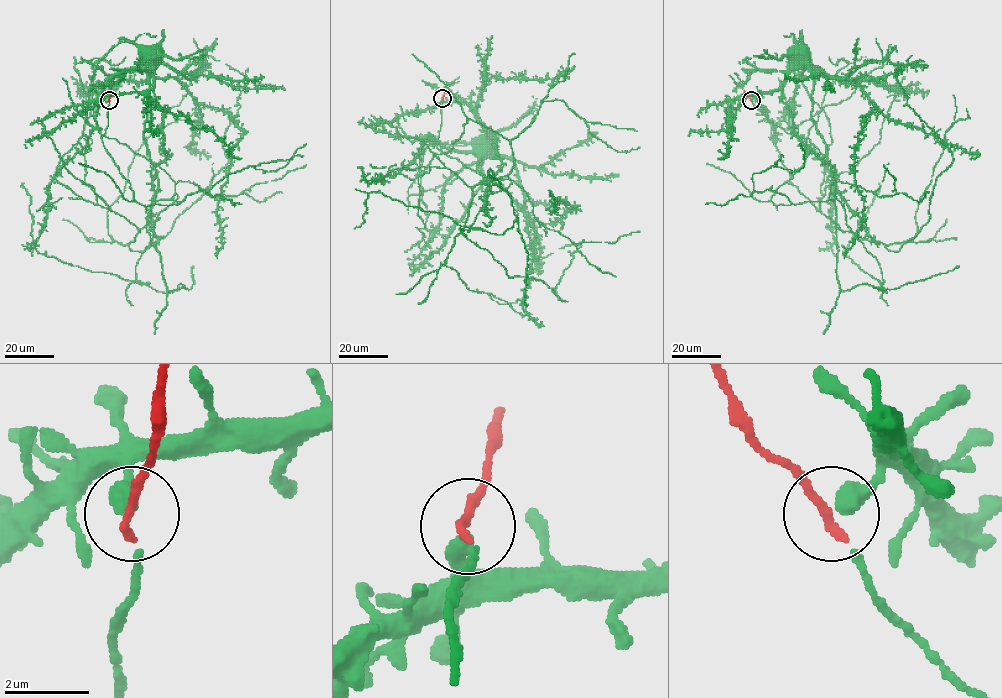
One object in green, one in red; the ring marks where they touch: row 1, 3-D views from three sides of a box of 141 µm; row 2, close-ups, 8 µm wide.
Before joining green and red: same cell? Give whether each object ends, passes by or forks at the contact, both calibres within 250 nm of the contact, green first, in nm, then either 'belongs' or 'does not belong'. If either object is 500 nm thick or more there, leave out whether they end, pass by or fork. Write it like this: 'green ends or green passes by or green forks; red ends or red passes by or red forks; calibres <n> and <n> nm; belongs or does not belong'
green passes by; red ends; calibres 320 and 260 nm; belongs

